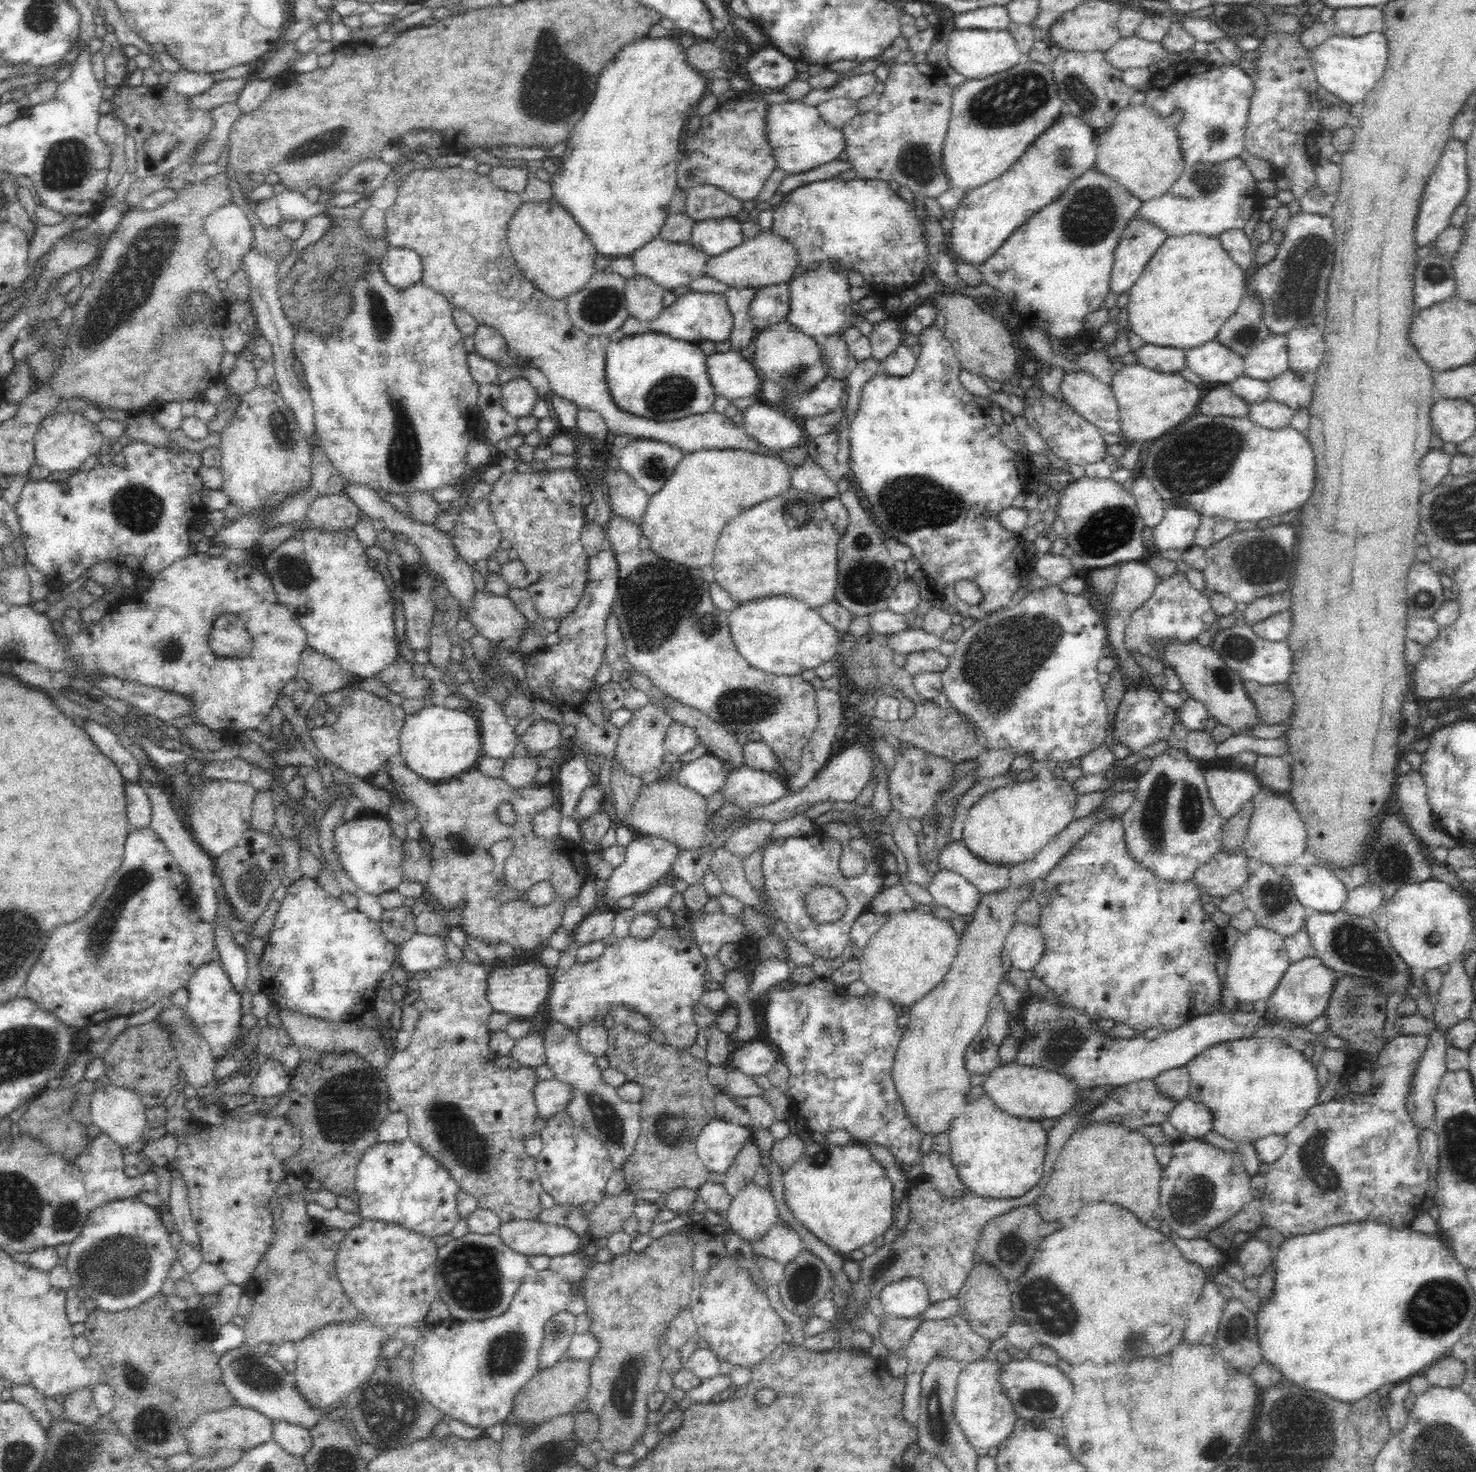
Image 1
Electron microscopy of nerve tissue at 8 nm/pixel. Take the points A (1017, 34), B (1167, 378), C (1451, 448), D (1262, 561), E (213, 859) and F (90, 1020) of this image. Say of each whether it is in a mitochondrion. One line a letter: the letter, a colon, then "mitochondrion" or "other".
A: other
B: other
C: other
D: mitochondrion
E: other
F: other

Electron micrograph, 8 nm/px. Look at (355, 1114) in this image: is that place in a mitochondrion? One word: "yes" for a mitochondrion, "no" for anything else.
yes

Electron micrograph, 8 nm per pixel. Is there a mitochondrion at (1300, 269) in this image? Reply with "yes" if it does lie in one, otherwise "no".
yes

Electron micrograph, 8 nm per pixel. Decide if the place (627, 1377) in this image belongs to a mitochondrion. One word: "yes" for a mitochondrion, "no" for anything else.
yes

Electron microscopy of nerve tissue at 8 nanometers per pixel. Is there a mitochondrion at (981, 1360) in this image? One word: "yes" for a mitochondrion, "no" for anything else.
no

